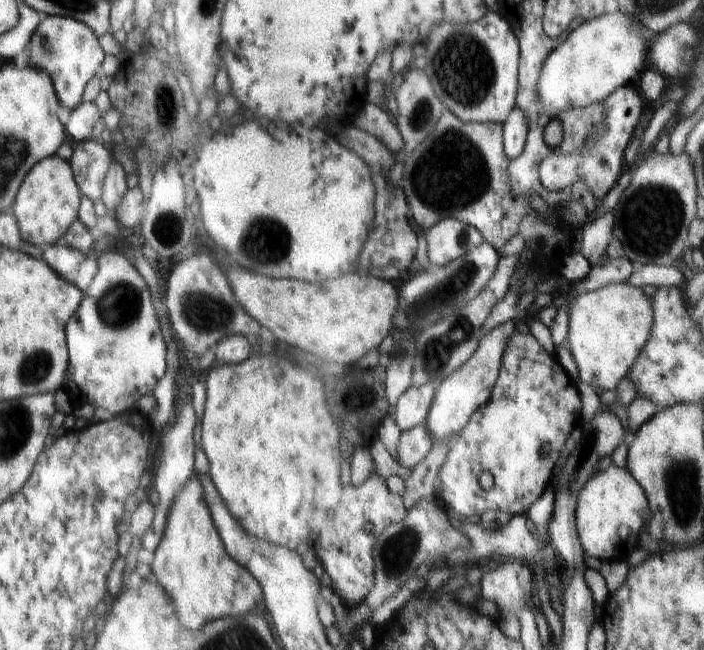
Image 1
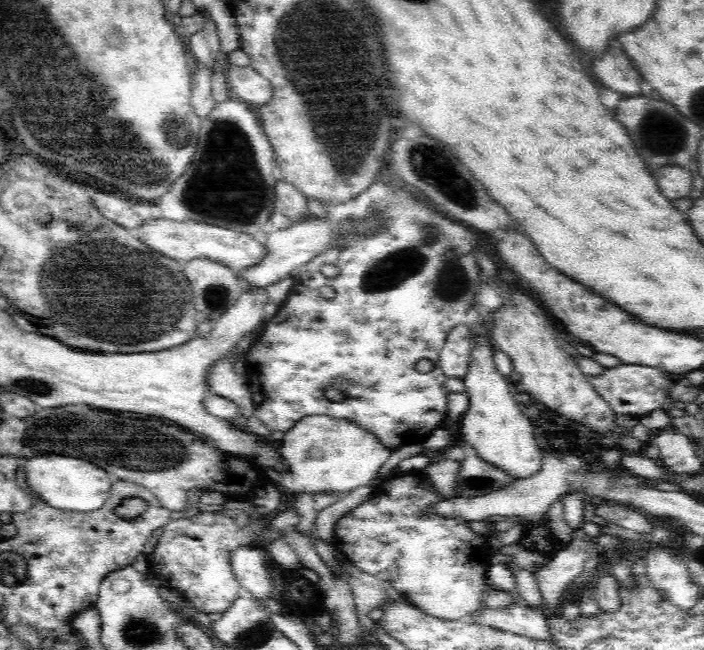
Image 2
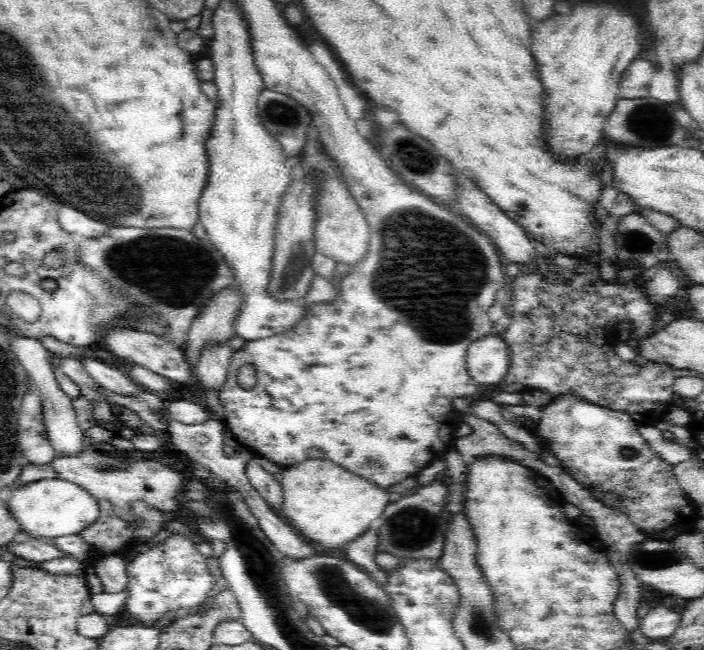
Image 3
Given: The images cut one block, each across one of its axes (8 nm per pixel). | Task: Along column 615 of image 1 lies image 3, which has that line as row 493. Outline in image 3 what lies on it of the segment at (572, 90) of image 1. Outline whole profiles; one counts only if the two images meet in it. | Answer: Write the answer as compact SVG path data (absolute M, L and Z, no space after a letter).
M42 479L13 488L6 505L10 515L20 523L20 531L28 532L34 539L79 534L101 516L99 501L85 488L64 479Z

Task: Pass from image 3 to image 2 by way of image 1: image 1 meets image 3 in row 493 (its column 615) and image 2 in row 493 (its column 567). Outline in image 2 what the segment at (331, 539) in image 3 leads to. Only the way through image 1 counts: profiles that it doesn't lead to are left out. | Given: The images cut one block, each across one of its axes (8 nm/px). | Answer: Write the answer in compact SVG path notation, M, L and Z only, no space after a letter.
M308 415L301 418L279 443L278 452L286 464L286 474L275 478L275 484L289 493L332 491L346 494L358 487L375 488L380 484L380 467L392 454L374 433L348 419L328 415Z

